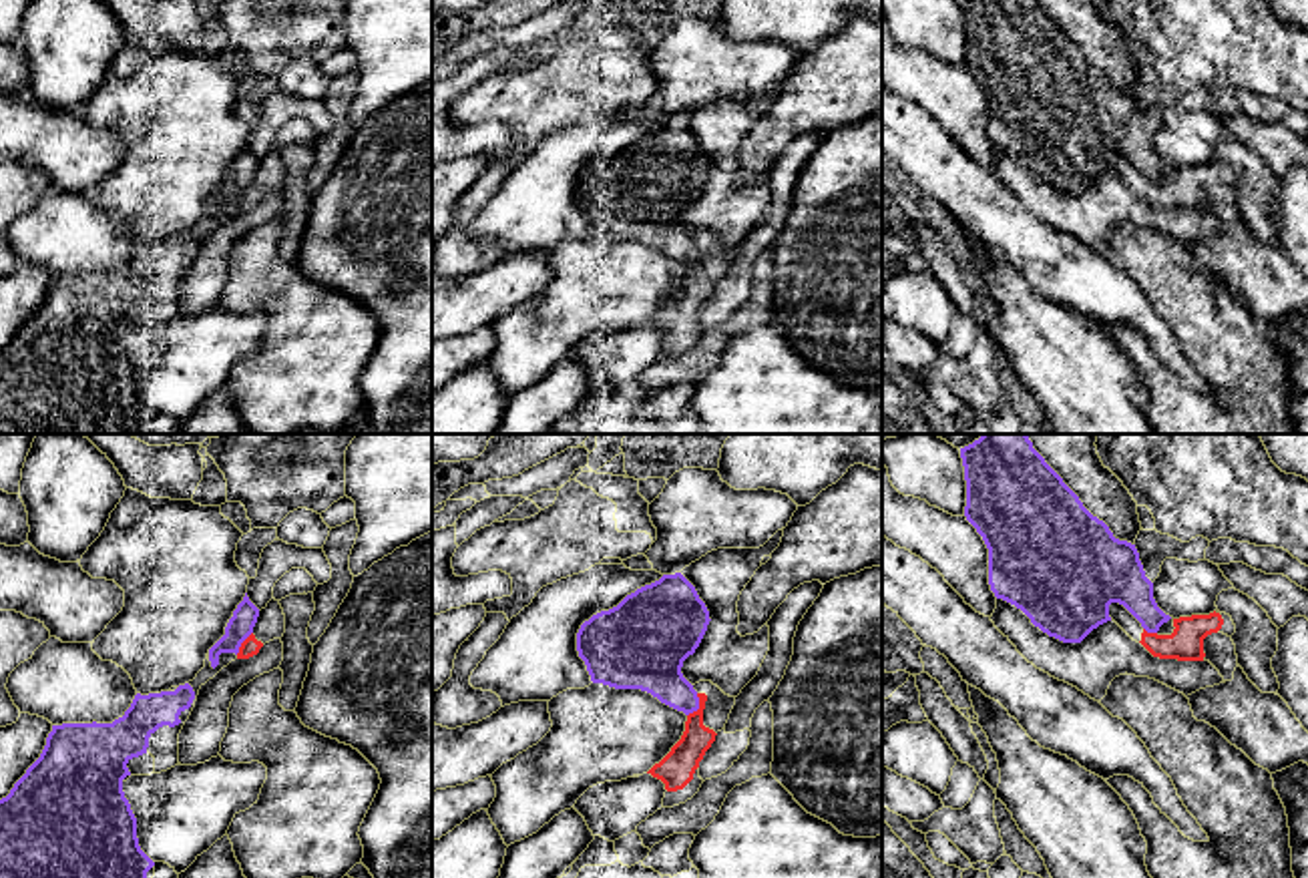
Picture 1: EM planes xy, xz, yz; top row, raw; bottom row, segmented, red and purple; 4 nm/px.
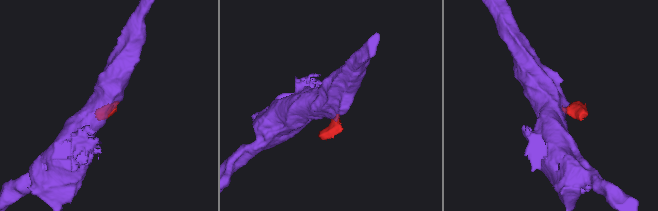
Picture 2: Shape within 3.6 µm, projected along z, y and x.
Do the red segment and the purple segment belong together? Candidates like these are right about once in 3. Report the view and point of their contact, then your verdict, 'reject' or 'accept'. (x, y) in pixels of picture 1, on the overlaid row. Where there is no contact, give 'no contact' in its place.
xz (700, 706) | reject

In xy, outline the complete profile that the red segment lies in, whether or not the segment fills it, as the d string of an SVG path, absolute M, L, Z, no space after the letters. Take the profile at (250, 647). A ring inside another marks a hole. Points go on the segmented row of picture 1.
M271 599L265 609L259 611L253 633L241 643L237 659L249 659L259 653L259 649L281 639L285 633L285 615L279 601Z

